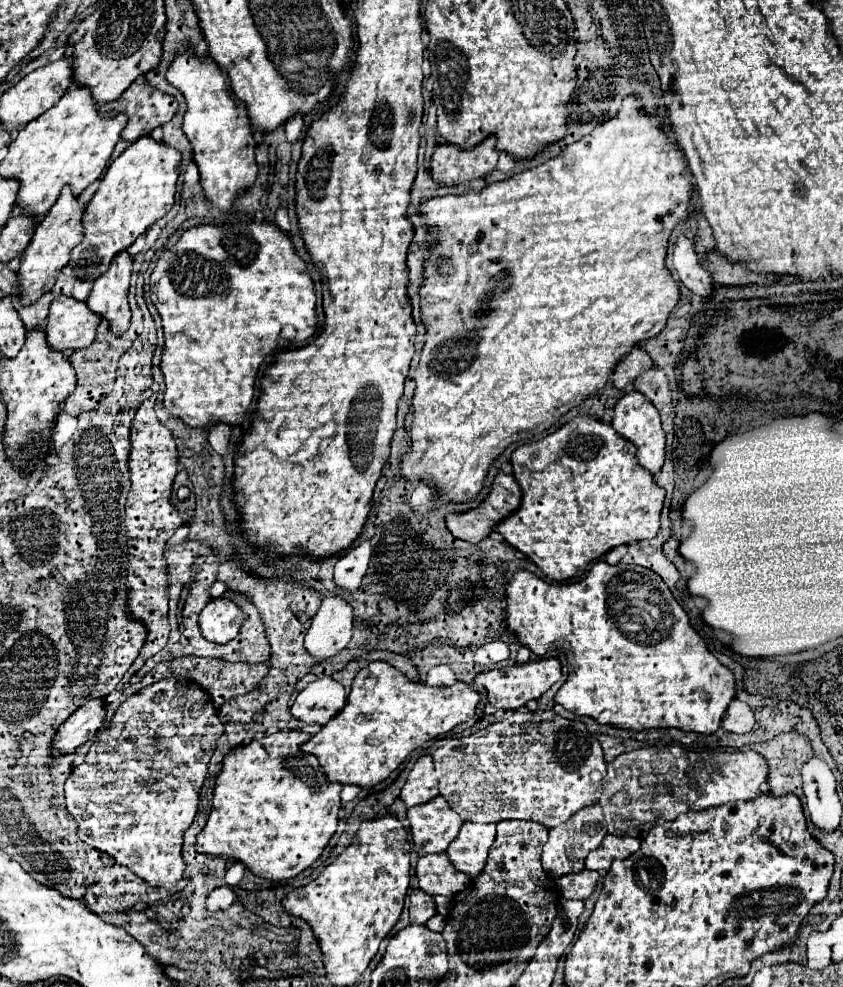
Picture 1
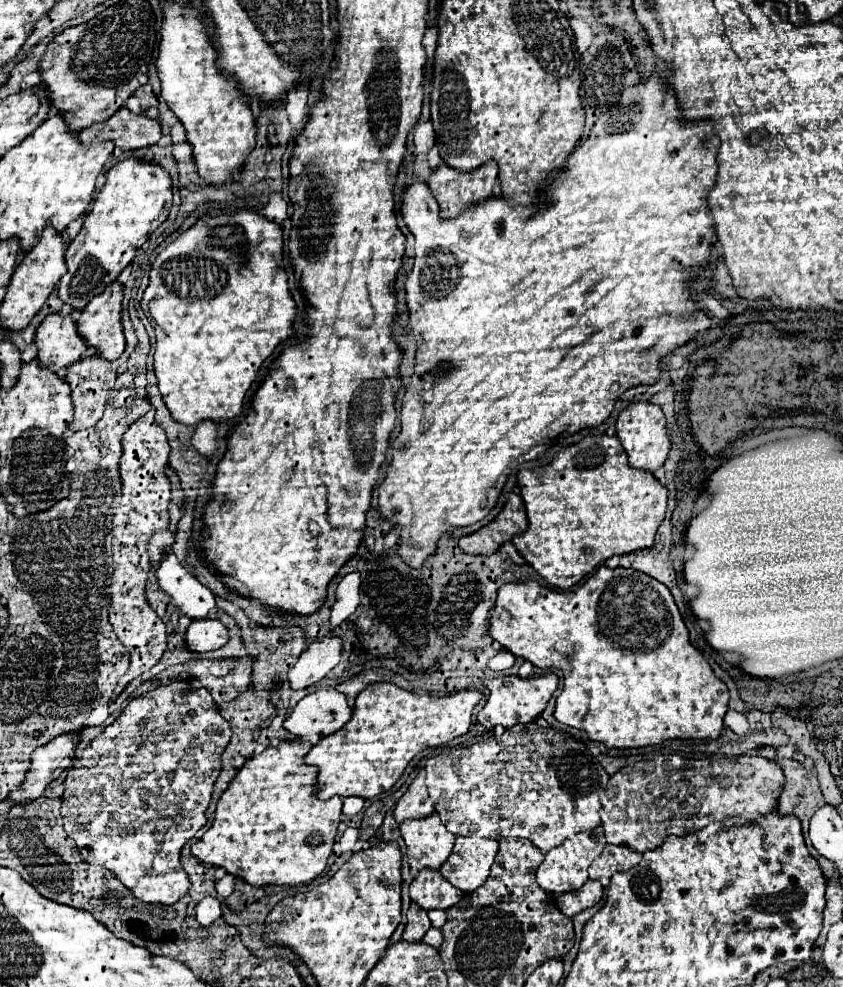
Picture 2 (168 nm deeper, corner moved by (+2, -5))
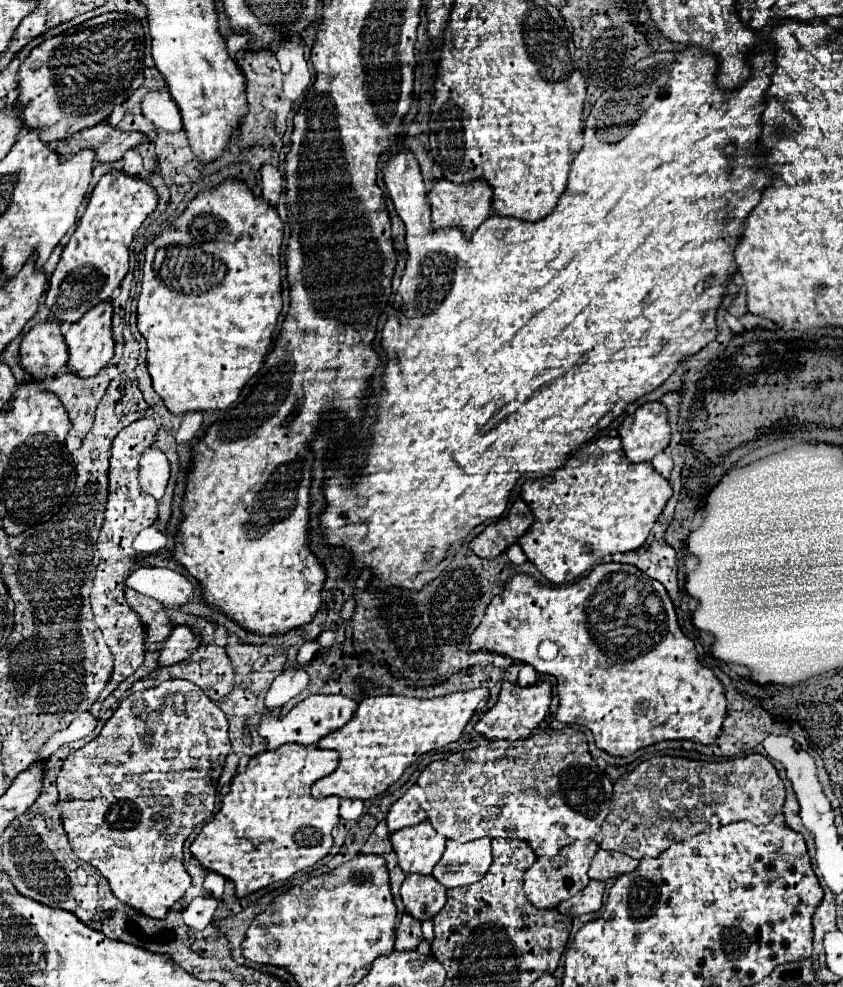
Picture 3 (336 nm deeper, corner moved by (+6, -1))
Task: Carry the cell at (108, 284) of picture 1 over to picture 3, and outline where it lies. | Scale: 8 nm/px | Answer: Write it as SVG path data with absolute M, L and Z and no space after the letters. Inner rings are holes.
M109 301L93 307L89 313L85 313L85 317L81 317L81 321L77 325L71 325L71 329L65 335L65 343L67 343L67 351L69 351L69 361L67 361L67 369L79 377L95 377L113 357L113 335L111 335L111 315L113 315L113 307Z

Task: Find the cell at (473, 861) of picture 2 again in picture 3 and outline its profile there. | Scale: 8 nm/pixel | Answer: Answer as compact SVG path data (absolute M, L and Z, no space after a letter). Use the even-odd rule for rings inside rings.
M477 839L469 843L447 841L447 849L433 869L433 877L447 889L463 887L483 879L489 865L491 839Z

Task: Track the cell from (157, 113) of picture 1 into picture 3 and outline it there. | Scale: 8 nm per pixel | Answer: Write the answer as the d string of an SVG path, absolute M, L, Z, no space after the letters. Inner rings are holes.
M101 123L93 129L83 129L81 133L75 133L73 137L59 141L55 145L55 151L61 159L67 159L83 149L93 149L95 159L99 163L111 163L121 159L121 155L139 143L145 141L143 133L123 133L119 129L109 127L107 123Z

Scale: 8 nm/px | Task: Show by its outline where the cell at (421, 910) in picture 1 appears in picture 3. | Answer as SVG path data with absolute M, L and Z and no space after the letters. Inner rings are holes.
M405 913L405 915L401 917L399 927L397 927L395 949L397 949L397 951L415 951L421 941L423 941L421 923L419 923L415 917L411 917L409 913Z

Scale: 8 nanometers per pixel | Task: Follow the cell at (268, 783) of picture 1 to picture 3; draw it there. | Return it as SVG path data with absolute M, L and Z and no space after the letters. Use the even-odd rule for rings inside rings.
M287 743L275 751L265 751L249 761L243 773L233 777L231 791L223 797L219 813L203 827L203 831L191 843L193 857L201 863L203 869L223 875L235 883L235 895L251 895L275 881L285 881L297 871L315 865L319 859L329 855L333 847L333 827L339 823L339 799L325 797L313 799L311 785L331 775L339 765L337 751L325 751L319 747Z

